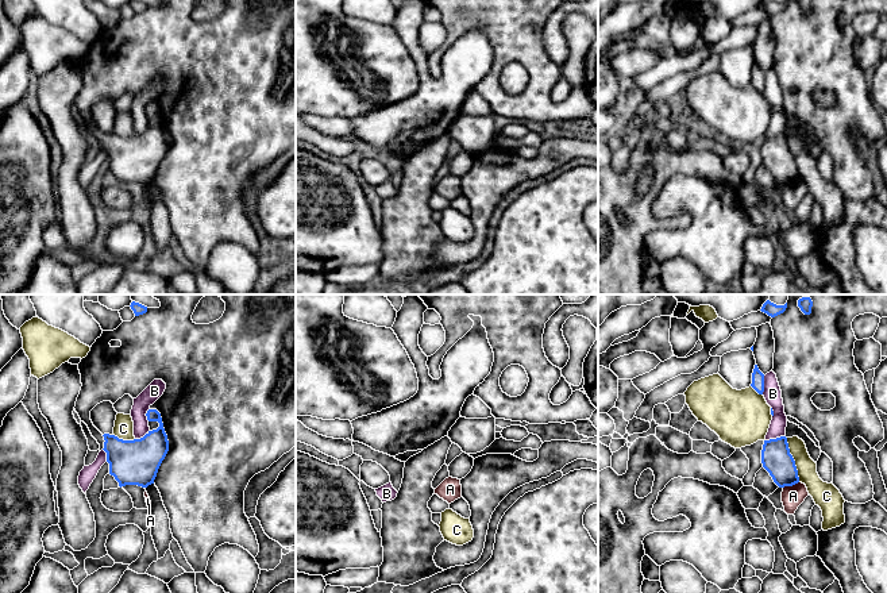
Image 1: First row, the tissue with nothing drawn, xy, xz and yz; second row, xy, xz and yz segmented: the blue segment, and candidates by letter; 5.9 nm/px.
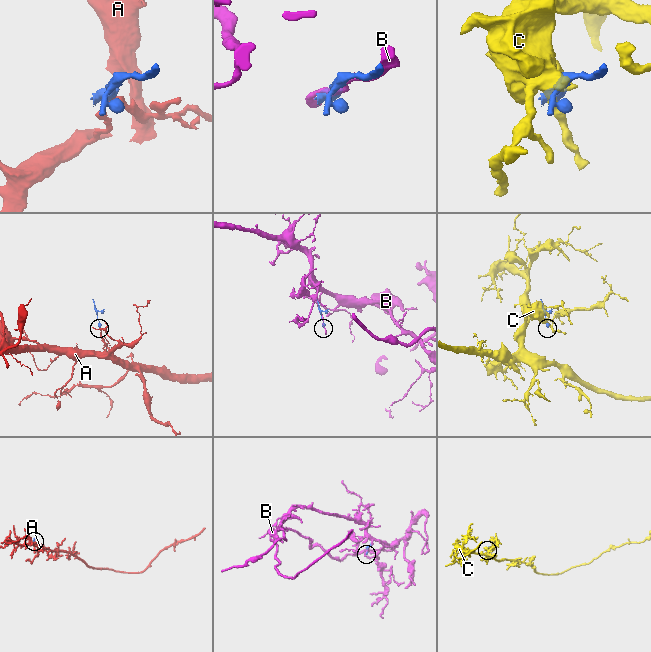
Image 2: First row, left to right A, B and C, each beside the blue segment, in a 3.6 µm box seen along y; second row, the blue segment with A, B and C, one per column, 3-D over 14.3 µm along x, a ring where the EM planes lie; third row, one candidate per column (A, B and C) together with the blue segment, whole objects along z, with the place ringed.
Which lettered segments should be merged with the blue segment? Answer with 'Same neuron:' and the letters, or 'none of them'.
Same neuron: none of them

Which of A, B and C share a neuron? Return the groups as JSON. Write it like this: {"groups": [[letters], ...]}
{"groups": [["A"], ["B"], ["C"]]}

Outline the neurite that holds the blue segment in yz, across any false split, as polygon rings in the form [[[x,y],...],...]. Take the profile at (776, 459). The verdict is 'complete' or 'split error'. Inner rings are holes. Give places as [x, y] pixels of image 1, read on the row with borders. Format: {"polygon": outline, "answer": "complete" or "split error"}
{"polygon": [[[786,436],[764,440],[761,463],[779,488],[799,482],[795,461],[790,454]]], "answer": "complete"}

